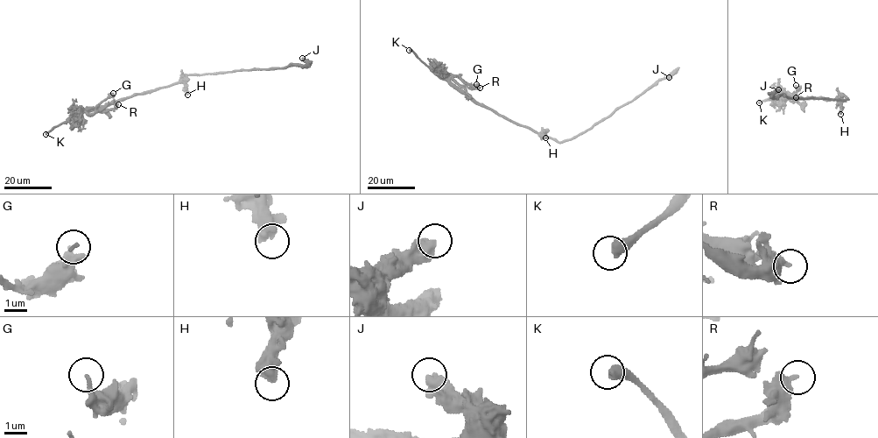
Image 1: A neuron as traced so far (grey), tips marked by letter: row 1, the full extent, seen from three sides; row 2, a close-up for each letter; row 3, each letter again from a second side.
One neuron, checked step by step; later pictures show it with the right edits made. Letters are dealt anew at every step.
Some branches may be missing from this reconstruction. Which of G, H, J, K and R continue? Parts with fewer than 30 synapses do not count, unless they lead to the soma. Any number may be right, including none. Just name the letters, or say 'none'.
K

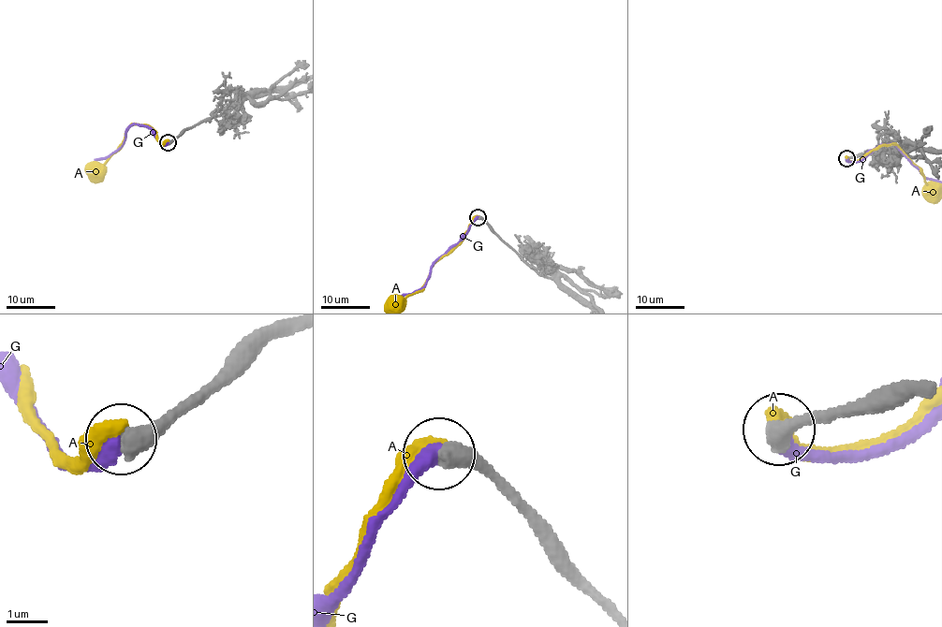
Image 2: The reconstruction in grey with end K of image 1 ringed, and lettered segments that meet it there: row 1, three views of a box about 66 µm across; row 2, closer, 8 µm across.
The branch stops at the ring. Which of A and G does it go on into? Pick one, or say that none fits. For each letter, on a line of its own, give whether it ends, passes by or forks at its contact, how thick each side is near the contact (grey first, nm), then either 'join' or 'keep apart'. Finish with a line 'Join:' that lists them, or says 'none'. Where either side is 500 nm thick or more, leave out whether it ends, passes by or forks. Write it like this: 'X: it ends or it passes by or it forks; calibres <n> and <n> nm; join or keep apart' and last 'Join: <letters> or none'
A: calibres 500 and 440 nm; keep apart
G: it ends; calibres 480 and 440 nm; join
Join: G

